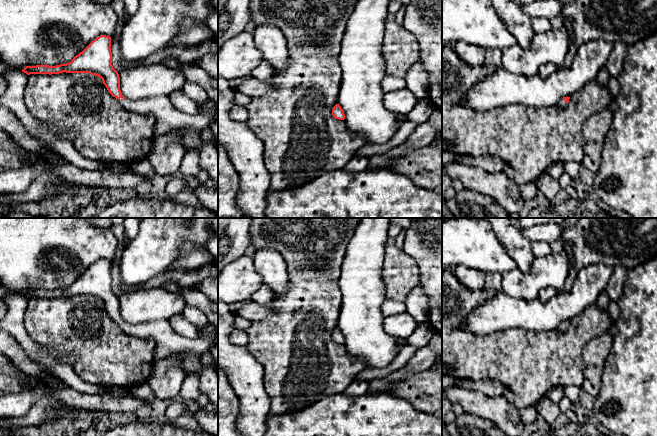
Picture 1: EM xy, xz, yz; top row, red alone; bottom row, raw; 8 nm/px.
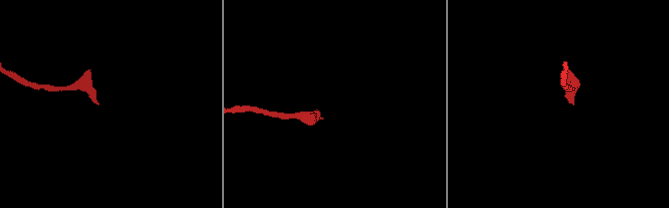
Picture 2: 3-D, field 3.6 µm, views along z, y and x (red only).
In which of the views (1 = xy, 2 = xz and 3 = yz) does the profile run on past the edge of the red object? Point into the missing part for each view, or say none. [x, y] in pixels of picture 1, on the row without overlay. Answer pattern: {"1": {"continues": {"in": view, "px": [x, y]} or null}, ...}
{"1": {"continues": {"in": "xy", "px": [167, 341]}}, "2": {"continues": null}, "3": {"continues": {"in": "yz", "px": [561, 327]}}}

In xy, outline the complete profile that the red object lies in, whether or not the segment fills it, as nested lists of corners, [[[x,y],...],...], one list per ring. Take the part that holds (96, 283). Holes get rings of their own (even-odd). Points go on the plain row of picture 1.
[[[100,259],[95,262],[71,286],[56,290],[26,290],[22,296],[30,298],[89,297],[102,303],[109,317],[129,335],[152,338],[155,341],[155,361],[170,354],[186,352],[203,355],[211,348],[204,338],[188,339],[177,334],[169,321],[152,321],[137,325],[126,323],[120,314],[120,301],[112,289],[111,261]]]

